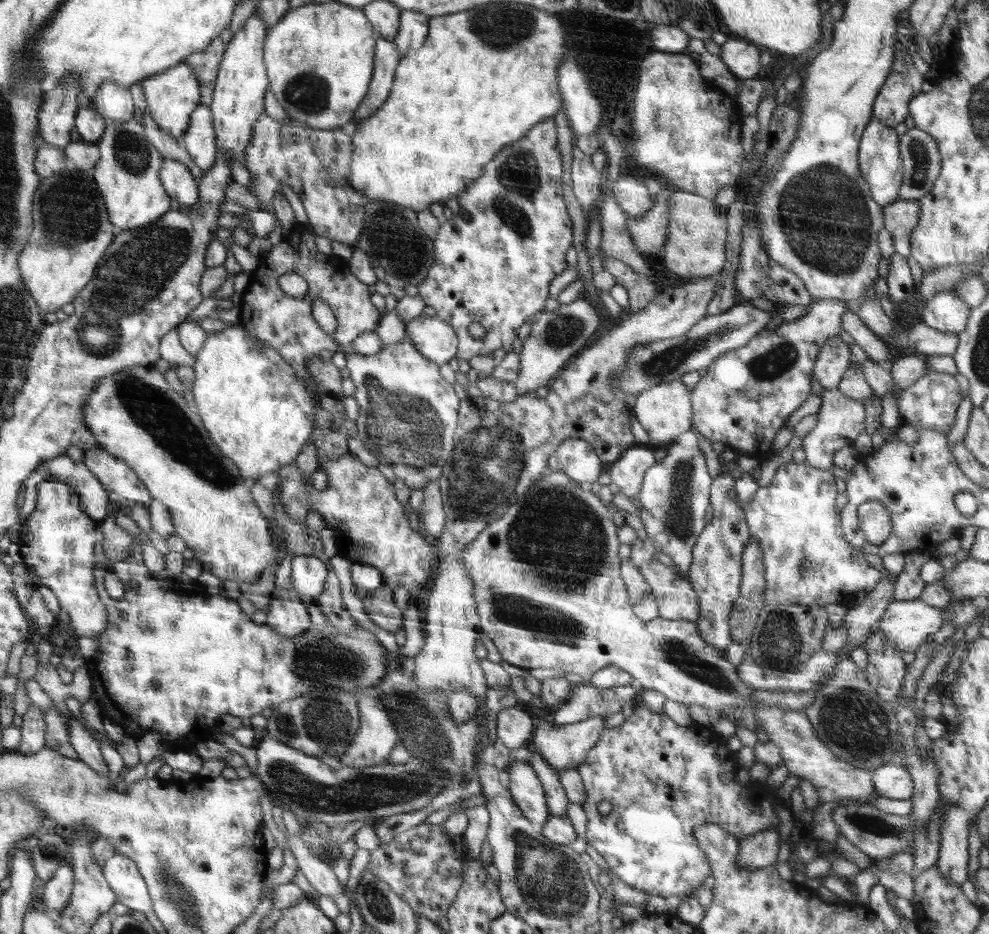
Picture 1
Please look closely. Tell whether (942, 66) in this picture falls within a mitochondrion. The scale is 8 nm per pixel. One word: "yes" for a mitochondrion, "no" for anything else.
no

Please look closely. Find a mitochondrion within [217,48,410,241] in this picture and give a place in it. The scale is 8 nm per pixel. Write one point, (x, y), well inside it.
(308, 93)

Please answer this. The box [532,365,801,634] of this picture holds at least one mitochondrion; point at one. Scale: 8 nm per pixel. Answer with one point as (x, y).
(678, 515)

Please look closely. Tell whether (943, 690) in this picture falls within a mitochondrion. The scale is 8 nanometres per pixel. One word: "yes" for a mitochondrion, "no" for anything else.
no

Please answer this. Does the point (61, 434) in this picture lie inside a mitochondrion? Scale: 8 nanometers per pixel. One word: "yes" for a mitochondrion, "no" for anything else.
no

